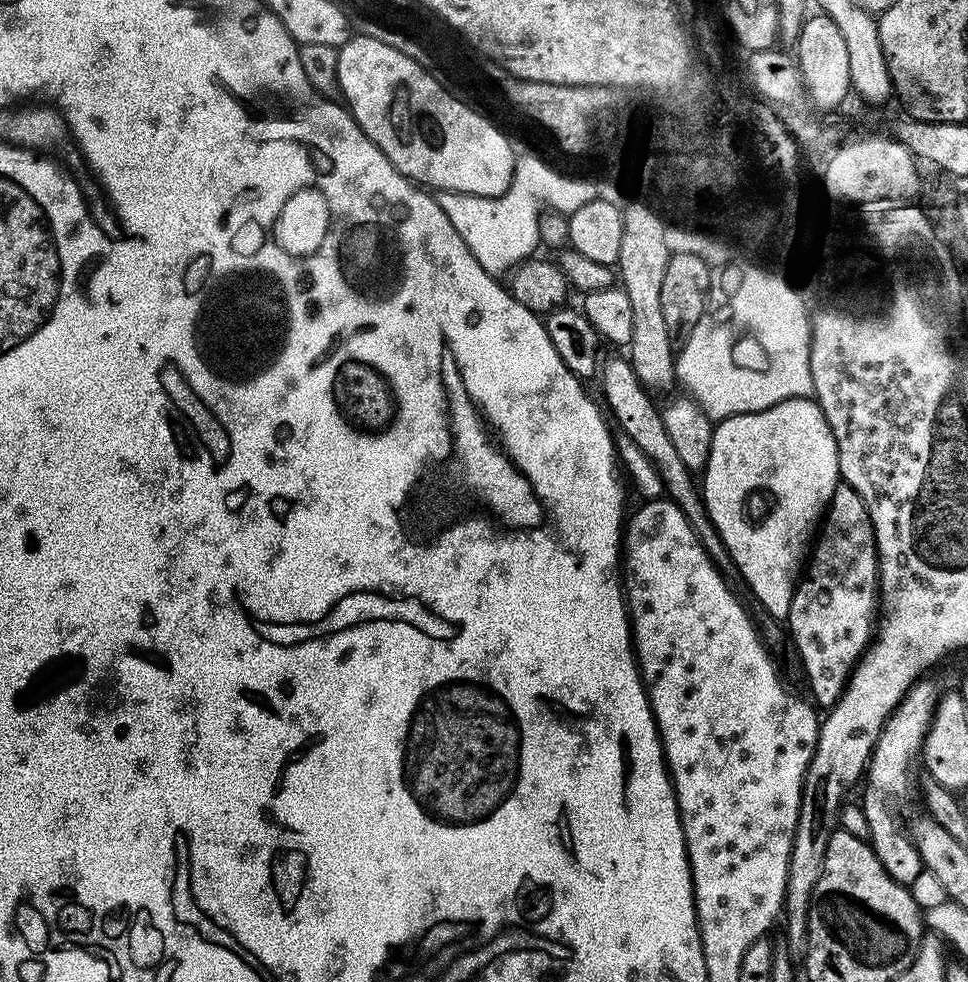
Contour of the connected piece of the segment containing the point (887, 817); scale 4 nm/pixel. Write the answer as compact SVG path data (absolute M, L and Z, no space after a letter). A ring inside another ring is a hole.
M921 678L913 684L904 696L902 703L892 711L892 716L884 723L876 749L872 752L872 759L868 761L866 769L866 784L868 789L864 792L862 807L866 821L870 826L869 841L878 862L900 884L912 886L919 878L920 872L925 871L924 863L920 861L920 854L912 837L898 821L892 817L892 812L884 804L892 804L896 796L904 796L912 788L912 763L917 763L924 747L924 740L928 736L928 727L932 724L932 717L938 707L942 691L929 678Z

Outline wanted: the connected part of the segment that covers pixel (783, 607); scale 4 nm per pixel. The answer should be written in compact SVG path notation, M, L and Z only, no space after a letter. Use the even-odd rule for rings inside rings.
M801 398L799 400L783 400L774 406L770 406L761 412L747 412L737 416L728 416L719 421L712 429L712 445L710 446L710 458L703 470L702 495L704 498L704 509L708 511L712 524L716 527L716 533L722 538L724 549L728 551L728 559L740 571L742 579L748 583L750 591L756 595L756 600L769 612L771 619L776 622L787 621L790 614L790 602L796 593L796 585L802 575L802 569L806 564L806 557L810 552L810 545L821 527L826 515L826 509L832 495L840 480L840 463L838 462L838 446L834 442L834 434L826 422L824 412L820 405L812 398Z

